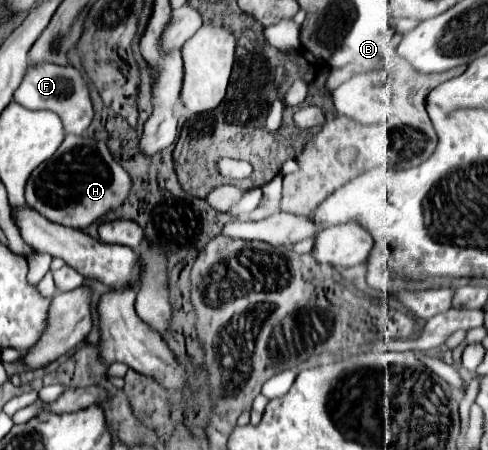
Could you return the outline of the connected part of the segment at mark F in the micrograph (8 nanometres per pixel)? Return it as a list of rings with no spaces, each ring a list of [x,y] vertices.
[[[38,63],[38,65],[28,65],[26,75],[16,91],[16,101],[22,103],[28,109],[50,109],[56,115],[60,115],[66,133],[82,135],[90,121],[92,121],[92,99],[90,99],[90,89],[84,79],[84,73],[76,67],[60,67],[54,63]]]

